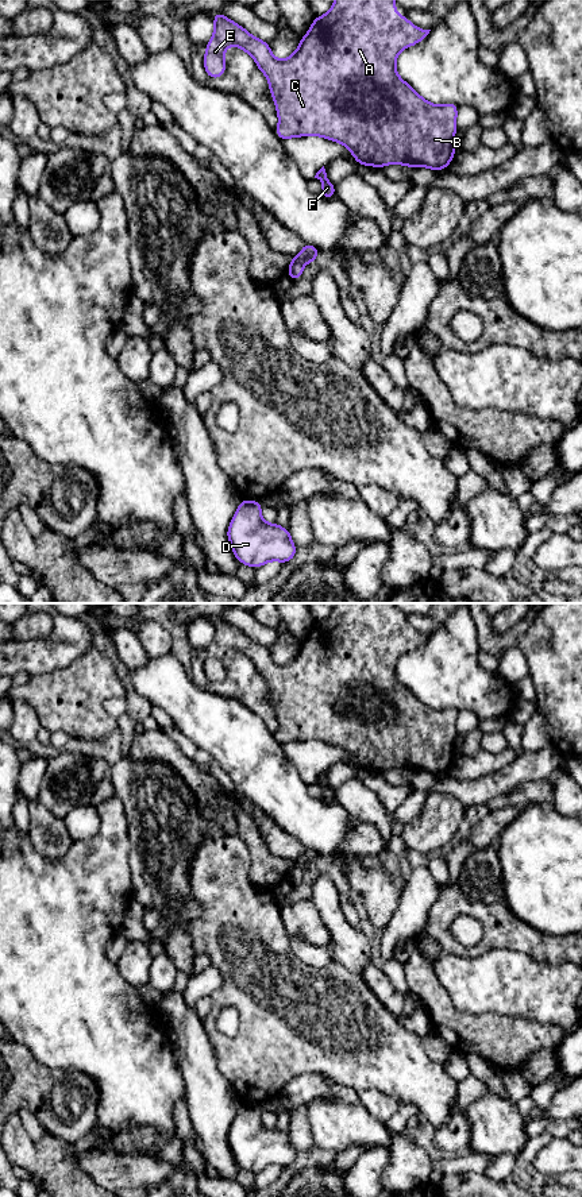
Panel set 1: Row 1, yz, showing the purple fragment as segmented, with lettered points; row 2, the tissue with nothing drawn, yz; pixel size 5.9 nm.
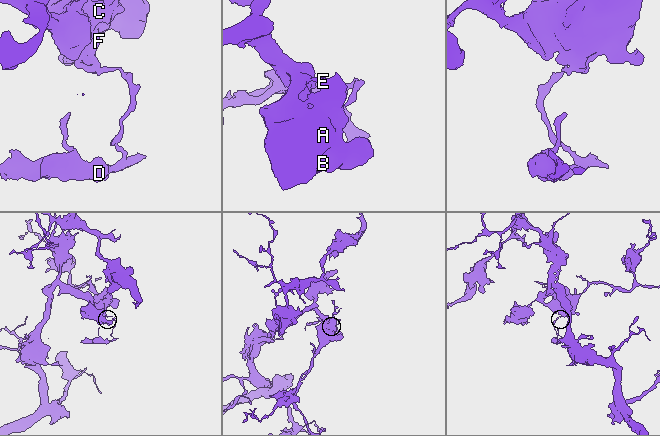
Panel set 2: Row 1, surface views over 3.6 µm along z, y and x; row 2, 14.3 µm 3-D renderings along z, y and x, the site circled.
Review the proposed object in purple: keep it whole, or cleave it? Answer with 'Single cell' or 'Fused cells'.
Fused cells

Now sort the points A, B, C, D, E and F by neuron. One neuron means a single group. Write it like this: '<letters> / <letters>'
A B C E F / D

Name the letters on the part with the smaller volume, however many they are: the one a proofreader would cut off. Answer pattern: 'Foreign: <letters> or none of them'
Foreign: D

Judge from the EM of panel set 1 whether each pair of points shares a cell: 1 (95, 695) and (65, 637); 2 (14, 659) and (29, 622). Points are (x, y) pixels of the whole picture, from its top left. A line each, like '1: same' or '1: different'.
1: different
2: different

